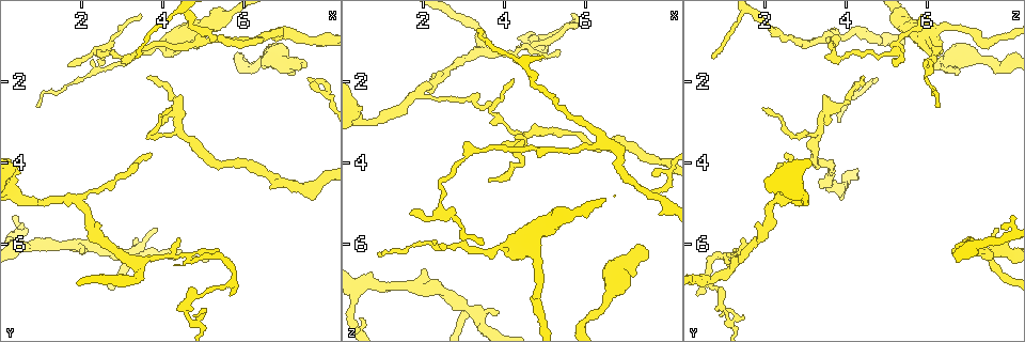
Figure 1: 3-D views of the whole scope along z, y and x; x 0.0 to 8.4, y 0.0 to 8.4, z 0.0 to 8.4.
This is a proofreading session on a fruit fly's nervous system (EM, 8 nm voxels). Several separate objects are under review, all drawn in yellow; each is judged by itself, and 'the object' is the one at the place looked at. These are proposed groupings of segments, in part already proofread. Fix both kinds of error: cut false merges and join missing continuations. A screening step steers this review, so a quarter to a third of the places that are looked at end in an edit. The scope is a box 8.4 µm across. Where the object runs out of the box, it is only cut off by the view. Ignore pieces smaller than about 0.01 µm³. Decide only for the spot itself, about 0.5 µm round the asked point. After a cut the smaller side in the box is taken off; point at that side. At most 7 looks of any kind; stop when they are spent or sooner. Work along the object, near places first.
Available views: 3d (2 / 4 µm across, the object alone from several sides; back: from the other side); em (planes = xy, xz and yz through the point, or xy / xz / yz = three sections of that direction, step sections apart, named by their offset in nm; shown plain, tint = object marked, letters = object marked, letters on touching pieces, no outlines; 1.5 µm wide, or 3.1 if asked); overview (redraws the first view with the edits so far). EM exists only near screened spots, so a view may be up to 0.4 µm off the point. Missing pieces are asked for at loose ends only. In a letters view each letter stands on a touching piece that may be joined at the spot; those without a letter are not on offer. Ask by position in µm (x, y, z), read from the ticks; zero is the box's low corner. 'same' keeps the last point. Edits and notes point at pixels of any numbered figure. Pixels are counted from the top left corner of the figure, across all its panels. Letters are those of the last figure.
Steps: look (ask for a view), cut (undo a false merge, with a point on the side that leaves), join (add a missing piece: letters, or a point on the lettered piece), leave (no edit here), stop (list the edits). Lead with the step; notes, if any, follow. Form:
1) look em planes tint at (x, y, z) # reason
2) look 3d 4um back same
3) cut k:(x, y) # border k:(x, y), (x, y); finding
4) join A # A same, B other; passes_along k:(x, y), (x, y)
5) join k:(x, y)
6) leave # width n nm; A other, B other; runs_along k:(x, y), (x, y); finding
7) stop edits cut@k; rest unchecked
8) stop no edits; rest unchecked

look 3d 2um at (4.40, 2.55, 3.80)

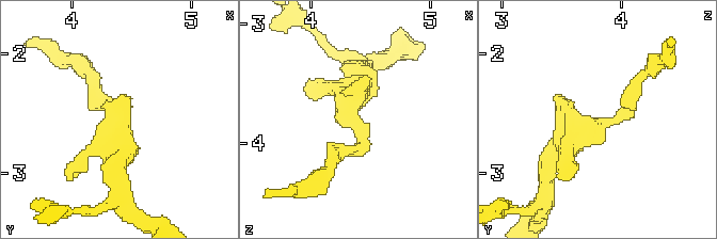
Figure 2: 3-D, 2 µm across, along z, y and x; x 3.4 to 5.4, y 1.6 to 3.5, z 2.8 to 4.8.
look em planes letters at (4.40, 2.56, 3.86) # now the EM

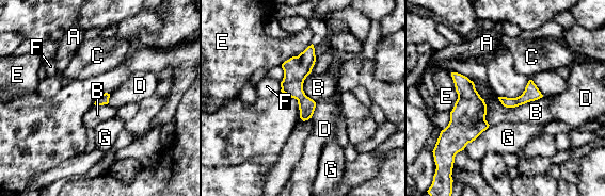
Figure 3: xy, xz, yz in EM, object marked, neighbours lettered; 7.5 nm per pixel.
leave # width 80 nm; A other, B other, C other, D other, E other, F other, G other; border 3:(543, 96), (514, 107), (497, 98); continuous, no second neuron

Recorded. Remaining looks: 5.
look em planes tint at (4.25, 2.70, 1.95) # free end

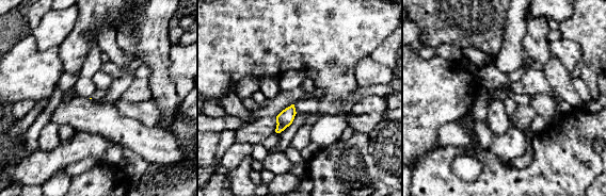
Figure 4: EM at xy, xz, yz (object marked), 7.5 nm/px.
look em planes letters same

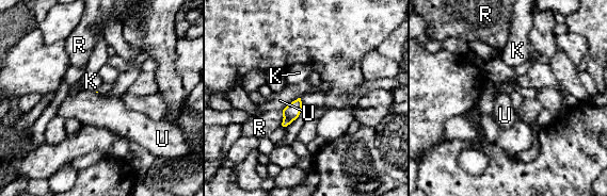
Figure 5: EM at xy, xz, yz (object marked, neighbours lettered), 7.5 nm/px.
leave # longest_contact U 170 nm; K other, R other, U other; border 5:(300, 97), (289, 102), (282, 110); none of them fits

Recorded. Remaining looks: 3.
look 3d 4um back at (7.45, 1.60, 6.05) # an open end

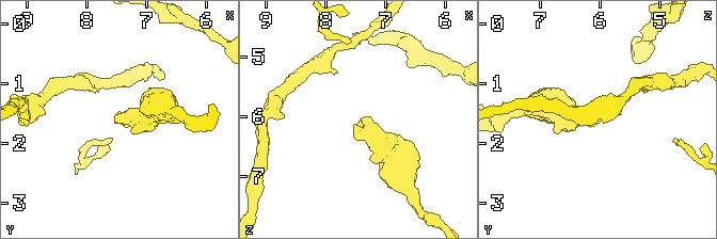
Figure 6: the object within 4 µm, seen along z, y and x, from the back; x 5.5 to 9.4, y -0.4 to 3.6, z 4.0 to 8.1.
look em planes letters at (7.40, 1.65, 6.05)

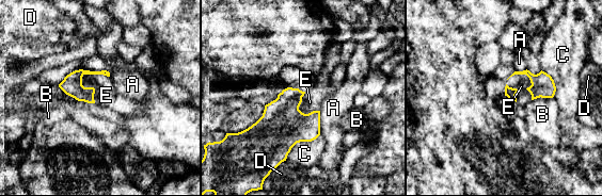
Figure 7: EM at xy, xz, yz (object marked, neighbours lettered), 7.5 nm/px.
join E # A other, B other, C other, D other, E same; it goes on there

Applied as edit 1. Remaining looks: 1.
stop edits join@7; rest unchecked

